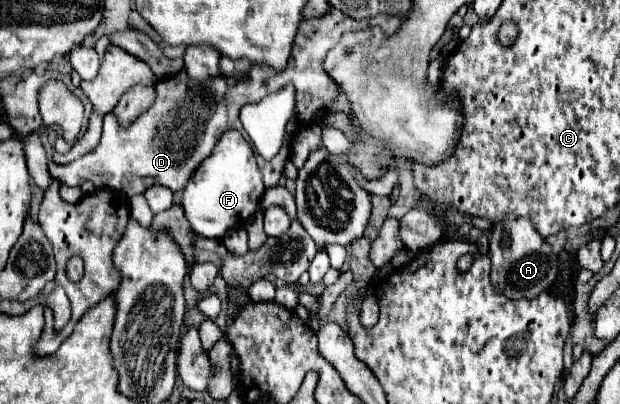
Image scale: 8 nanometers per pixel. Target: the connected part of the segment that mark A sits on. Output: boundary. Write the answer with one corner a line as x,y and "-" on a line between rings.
505,219
497,223
489,241
489,257
493,289
513,301
535,299
557,275
557,257
551,253
549,243
531,227
529,219

